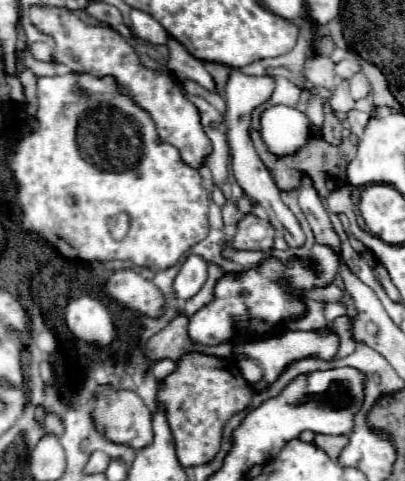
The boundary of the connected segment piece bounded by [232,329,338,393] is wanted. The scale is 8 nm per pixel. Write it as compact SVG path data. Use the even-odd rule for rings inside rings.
M328 329L326 331L308 331L308 333L306 331L282 331L282 335L278 335L278 339L260 339L260 341L244 343L244 345L234 345L232 355L234 355L234 359L252 359L262 367L264 377L262 377L262 381L254 383L252 389L258 393L264 393L268 389L268 385L272 385L290 363L308 359L308 357L330 361L336 355L336 349L338 349L338 337L334 333L330 333Z

